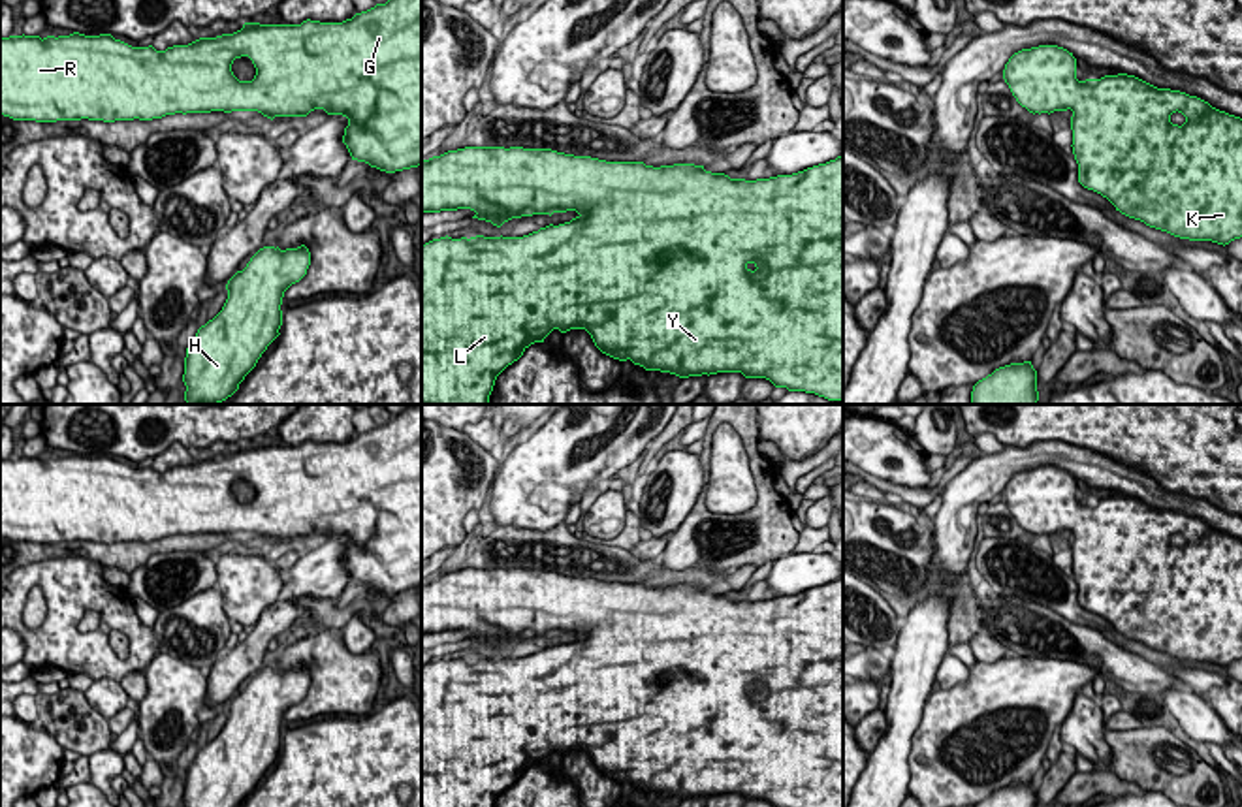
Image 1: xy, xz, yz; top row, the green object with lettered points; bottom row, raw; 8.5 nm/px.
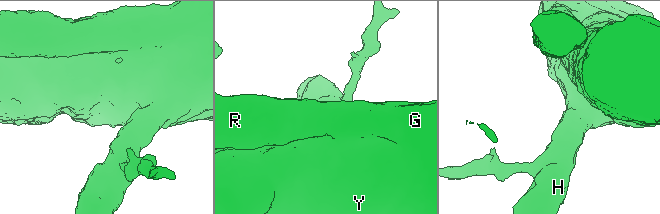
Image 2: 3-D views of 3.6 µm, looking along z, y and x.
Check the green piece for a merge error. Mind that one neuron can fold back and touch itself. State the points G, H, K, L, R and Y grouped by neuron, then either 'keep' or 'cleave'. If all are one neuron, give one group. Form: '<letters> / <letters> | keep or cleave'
G H K L R Y | keep

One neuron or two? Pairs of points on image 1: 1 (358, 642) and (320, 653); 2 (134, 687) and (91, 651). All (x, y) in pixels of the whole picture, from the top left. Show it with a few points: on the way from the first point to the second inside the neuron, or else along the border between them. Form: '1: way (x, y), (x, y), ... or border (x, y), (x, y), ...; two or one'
1: border (341, 629), (343, 642), (352, 653), (369, 649); two
2: border (142, 670), (132, 670), (119, 681); two

